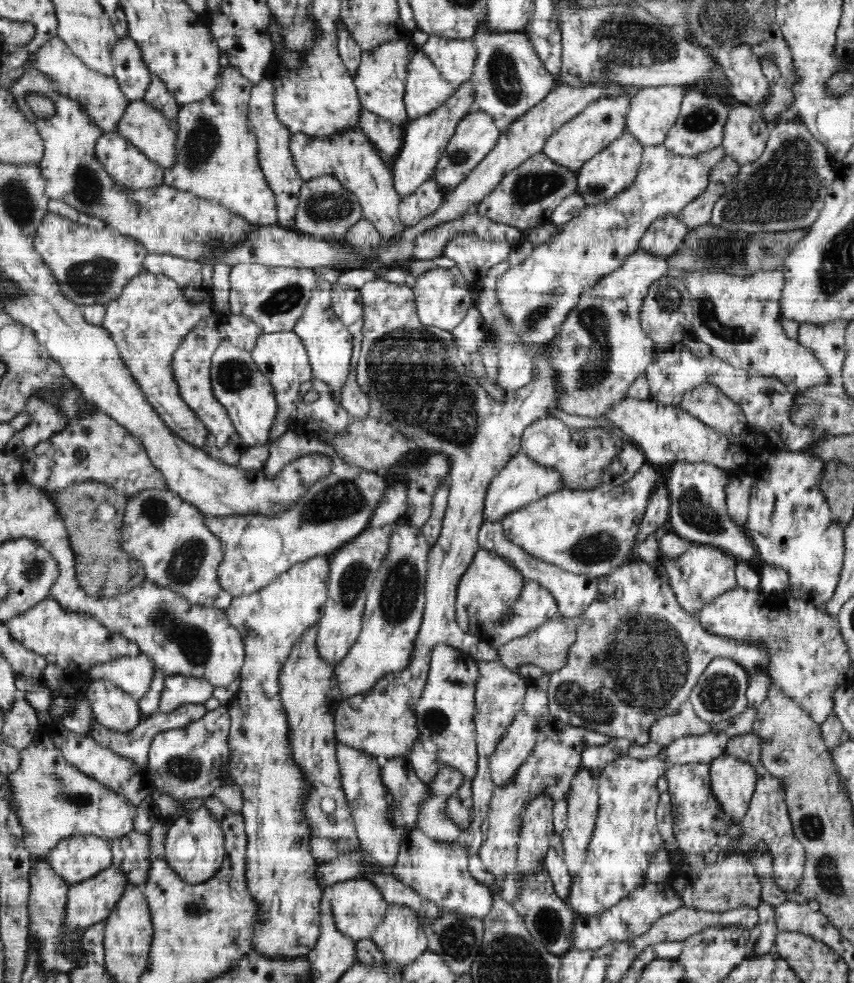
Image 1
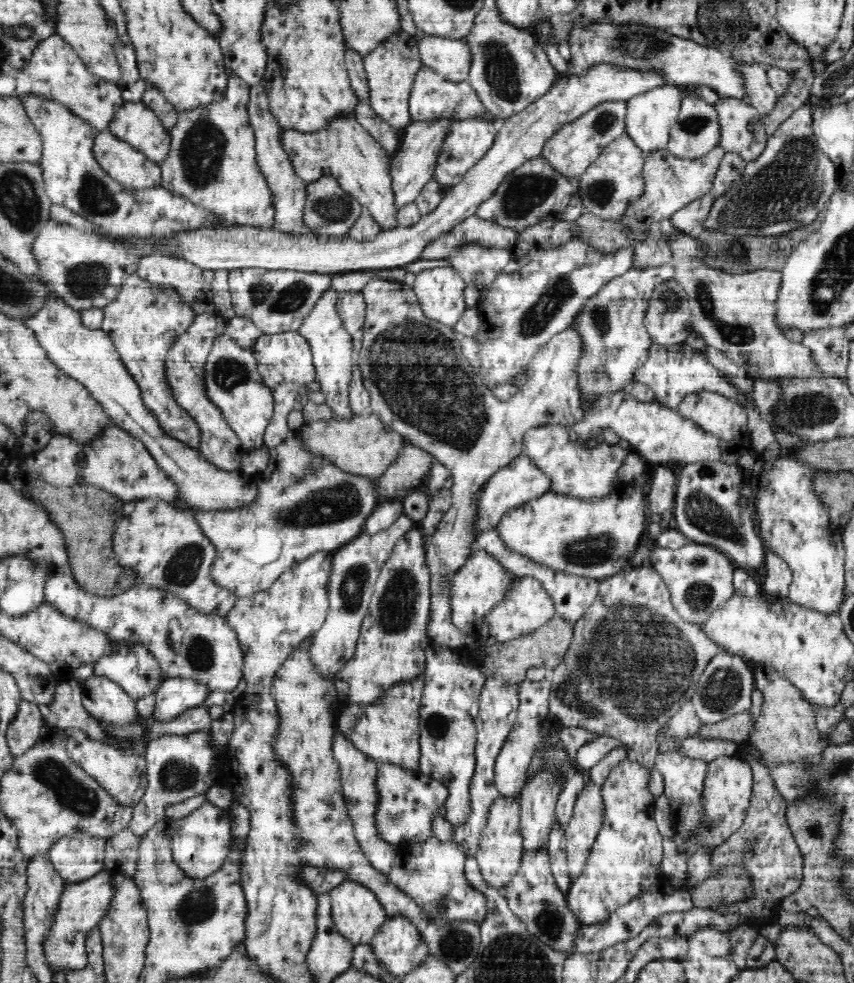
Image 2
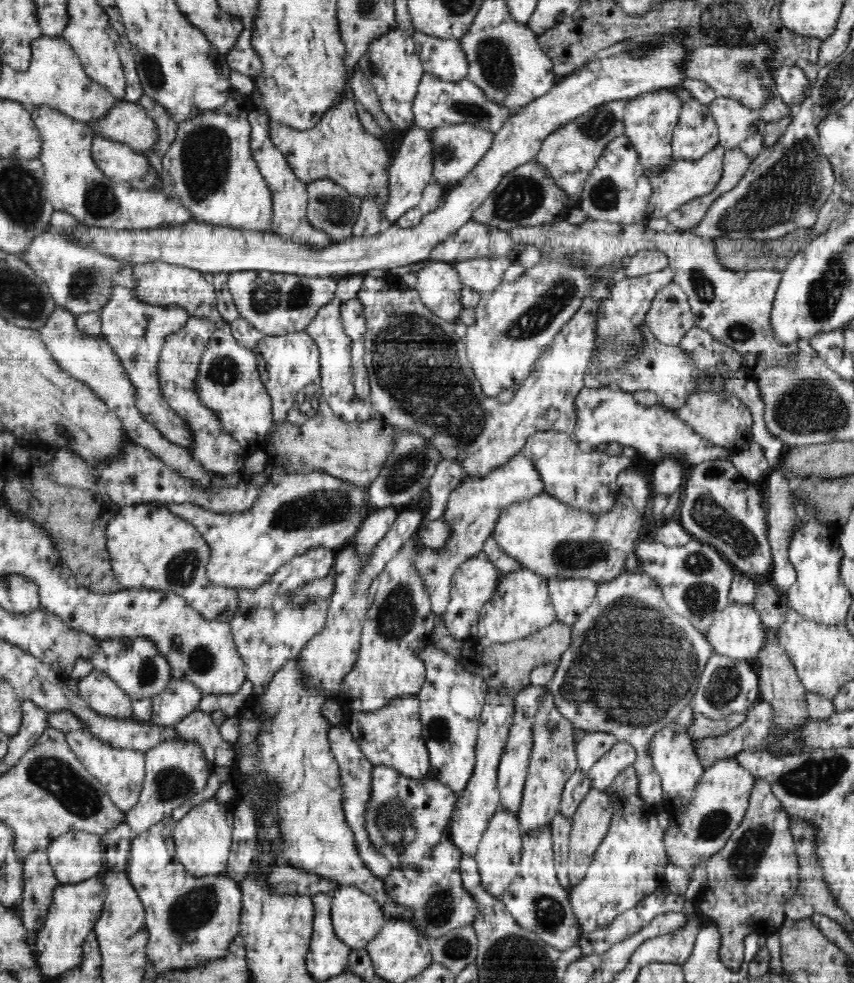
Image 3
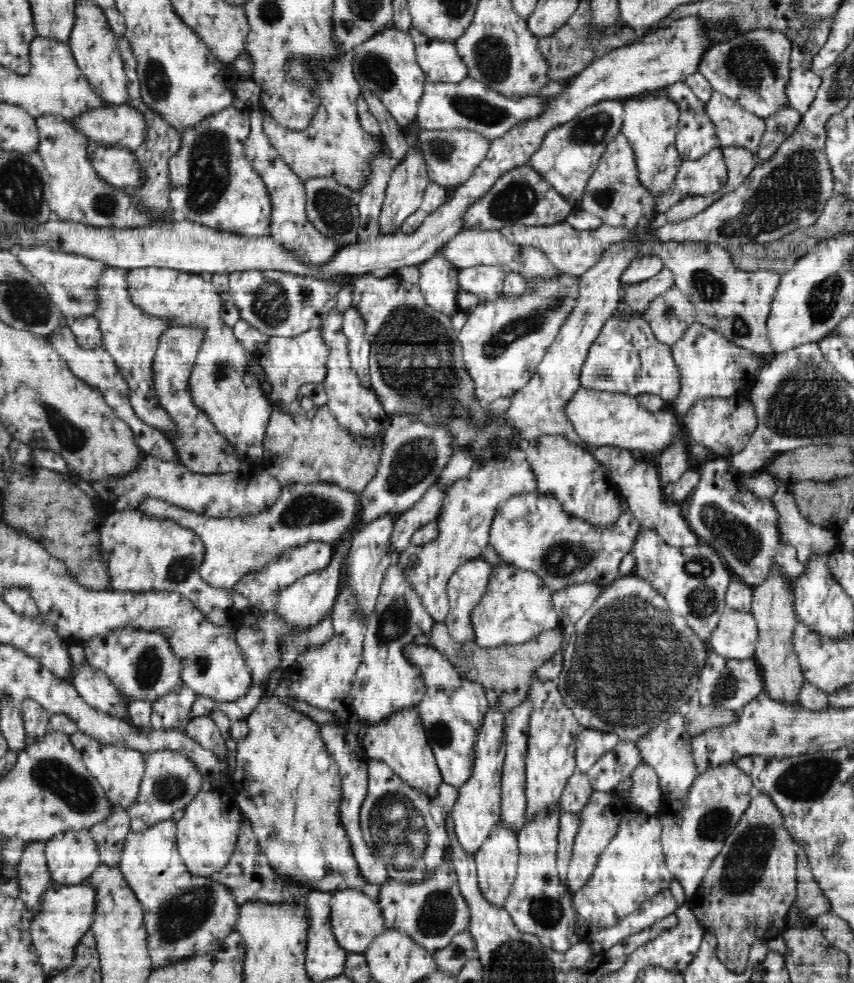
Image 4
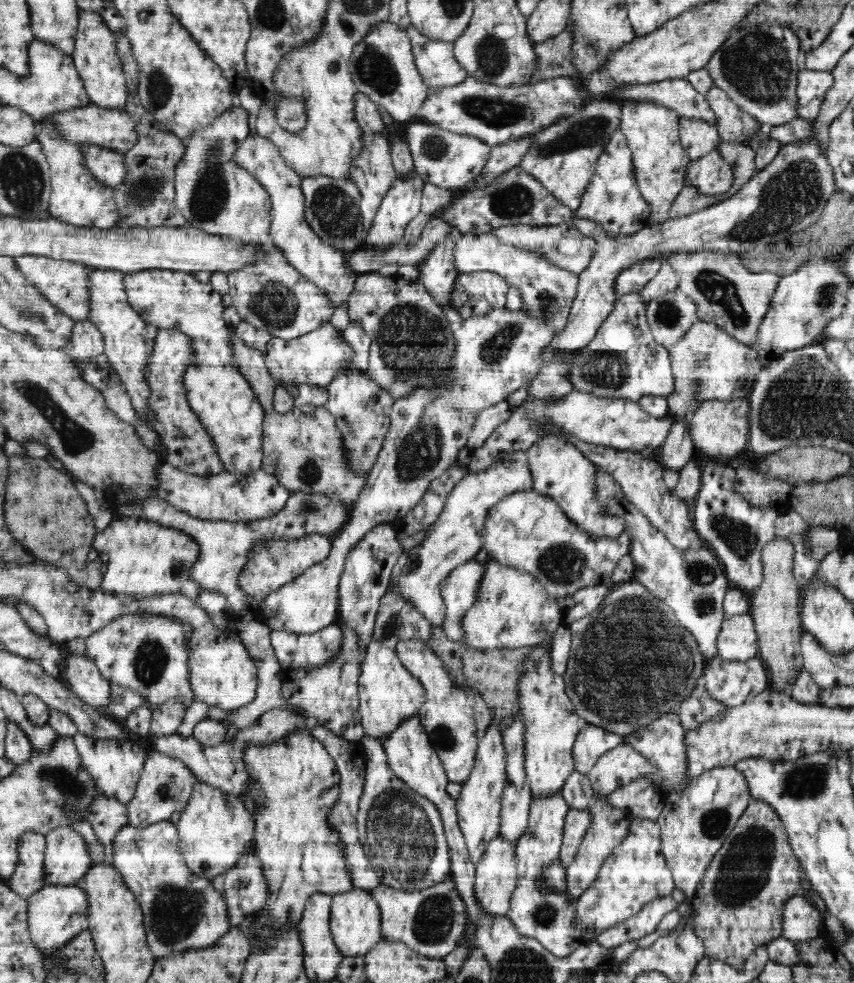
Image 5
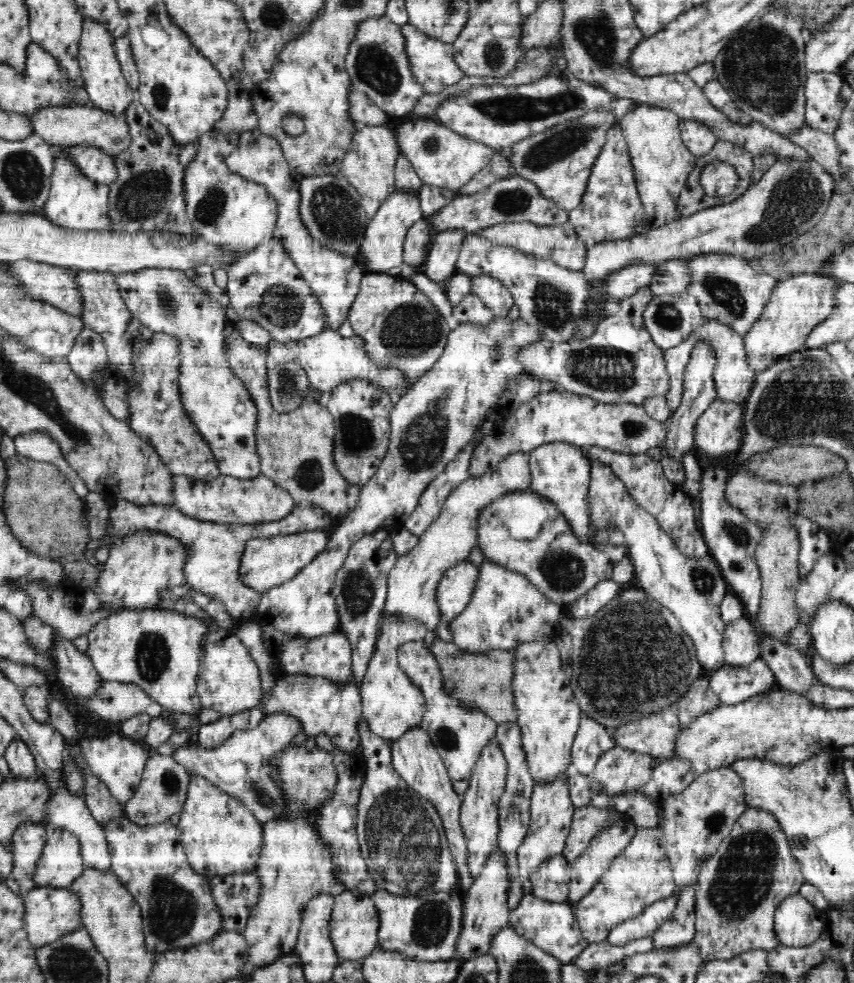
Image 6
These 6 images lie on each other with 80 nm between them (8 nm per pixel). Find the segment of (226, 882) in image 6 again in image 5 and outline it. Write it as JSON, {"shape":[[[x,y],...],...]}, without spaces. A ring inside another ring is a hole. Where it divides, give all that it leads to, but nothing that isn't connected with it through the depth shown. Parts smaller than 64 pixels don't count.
{"shape":[[[255,849],[242,851],[236,864],[215,876],[212,884],[225,898],[231,927],[242,928],[246,916],[264,908],[270,892]]]}

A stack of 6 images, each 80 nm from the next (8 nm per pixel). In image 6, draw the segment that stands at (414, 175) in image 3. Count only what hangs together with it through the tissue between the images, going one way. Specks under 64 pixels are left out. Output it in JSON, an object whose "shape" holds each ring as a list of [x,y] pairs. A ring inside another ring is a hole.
{"shape":[[[398,191],[380,205],[376,215],[369,220],[357,258],[366,272],[386,273],[390,268],[398,268],[403,262],[403,246],[408,228],[423,218],[418,193]]]}

